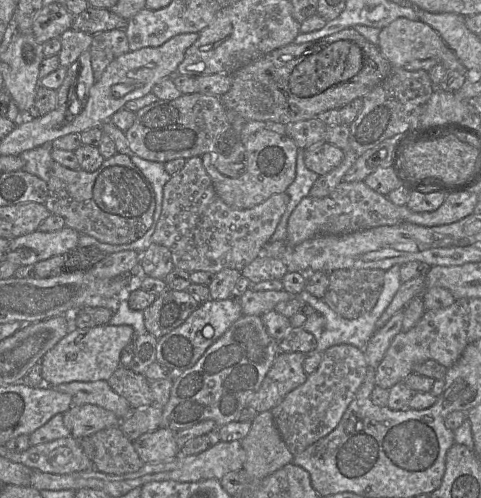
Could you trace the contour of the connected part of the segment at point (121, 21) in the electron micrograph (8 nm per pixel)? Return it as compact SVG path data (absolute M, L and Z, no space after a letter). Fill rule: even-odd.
M88 7L74 16L71 28L91 35L113 29L125 30L128 20L114 13L111 9Z

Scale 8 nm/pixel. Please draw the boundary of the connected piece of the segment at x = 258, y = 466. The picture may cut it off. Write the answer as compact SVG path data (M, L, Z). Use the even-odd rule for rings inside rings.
M271 411L256 414L241 444L245 450L243 469L252 480L261 481L283 466L293 463L294 455L282 439Z

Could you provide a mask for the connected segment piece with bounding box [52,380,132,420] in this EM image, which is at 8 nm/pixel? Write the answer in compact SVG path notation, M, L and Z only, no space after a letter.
M105 380L74 381L52 387L59 392L69 394L73 400L73 405L97 405L113 412L121 420L127 418L132 412L129 402L117 394Z

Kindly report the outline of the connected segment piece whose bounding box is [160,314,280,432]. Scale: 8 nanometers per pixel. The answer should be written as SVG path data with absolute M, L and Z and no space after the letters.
M243 314L193 367L172 381L160 427L178 432L205 420L213 420L218 427L238 421L241 411L260 389L279 352L279 344L268 334L262 317Z

